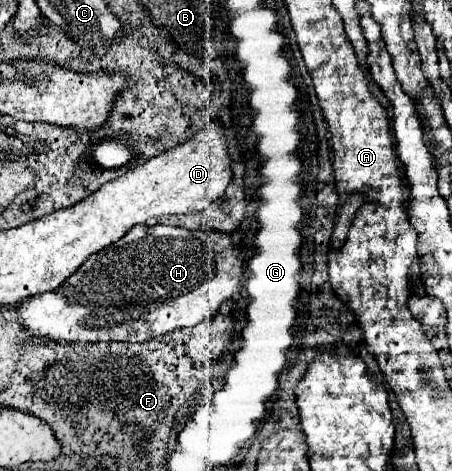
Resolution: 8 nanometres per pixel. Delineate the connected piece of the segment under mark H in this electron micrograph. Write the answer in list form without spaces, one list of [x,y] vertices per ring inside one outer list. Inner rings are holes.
[[[136,225],[120,241],[116,241],[108,249],[90,255],[84,261],[84,265],[72,277],[68,277],[56,291],[50,291],[50,293],[44,293],[44,295],[36,295],[34,299],[28,299],[28,301],[20,303],[18,309],[16,309],[16,319],[22,323],[22,327],[32,331],[34,335],[48,337],[48,339],[58,341],[58,343],[98,343],[98,341],[140,341],[140,343],[144,343],[144,341],[148,341],[152,337],[166,335],[168,331],[184,329],[184,327],[194,327],[194,325],[202,323],[204,319],[214,317],[218,313],[222,301],[232,299],[232,295],[238,293],[236,285],[242,279],[242,273],[244,273],[242,245],[232,243],[232,237],[228,233],[224,233],[224,231],[216,231],[216,229],[210,229],[210,231],[190,231],[190,229],[172,227],[172,225],[154,225],[154,227]]]

